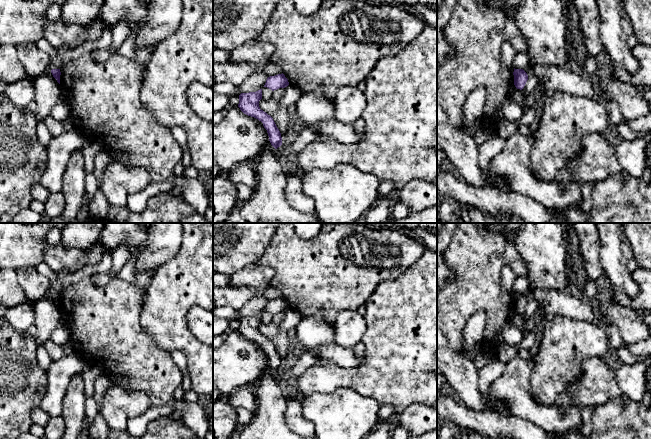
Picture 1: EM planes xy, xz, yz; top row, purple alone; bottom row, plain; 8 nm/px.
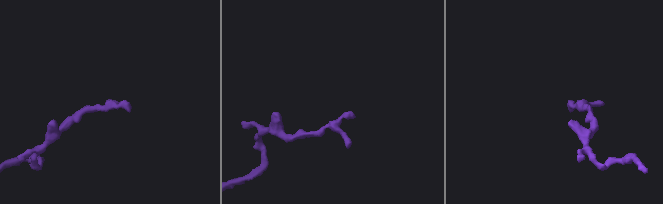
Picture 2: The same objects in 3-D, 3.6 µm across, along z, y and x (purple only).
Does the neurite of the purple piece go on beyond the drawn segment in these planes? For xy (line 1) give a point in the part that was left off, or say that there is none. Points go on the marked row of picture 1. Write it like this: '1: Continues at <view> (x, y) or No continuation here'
1: No continuation here

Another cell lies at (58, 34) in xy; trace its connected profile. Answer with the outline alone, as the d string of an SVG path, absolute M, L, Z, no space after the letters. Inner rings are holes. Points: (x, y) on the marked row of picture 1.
M47 18L44 23L43 38L55 49L70 46L75 49L87 41L95 41L100 38L103 29L109 25L101 19L96 19L91 24L64 24L63 22L51 22Z

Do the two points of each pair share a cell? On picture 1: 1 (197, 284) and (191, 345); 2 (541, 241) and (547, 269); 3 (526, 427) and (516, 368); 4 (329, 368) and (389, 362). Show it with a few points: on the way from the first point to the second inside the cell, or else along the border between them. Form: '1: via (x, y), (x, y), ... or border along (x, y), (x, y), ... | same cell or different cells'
1: via (185, 299), (179, 305), (179, 331) | same cell
2: via (544, 248), (547, 262) | same cell
3: border along (512, 414), (531, 421), (542, 428) | different cells
4: via (344, 375), (374, 375) | same cell

